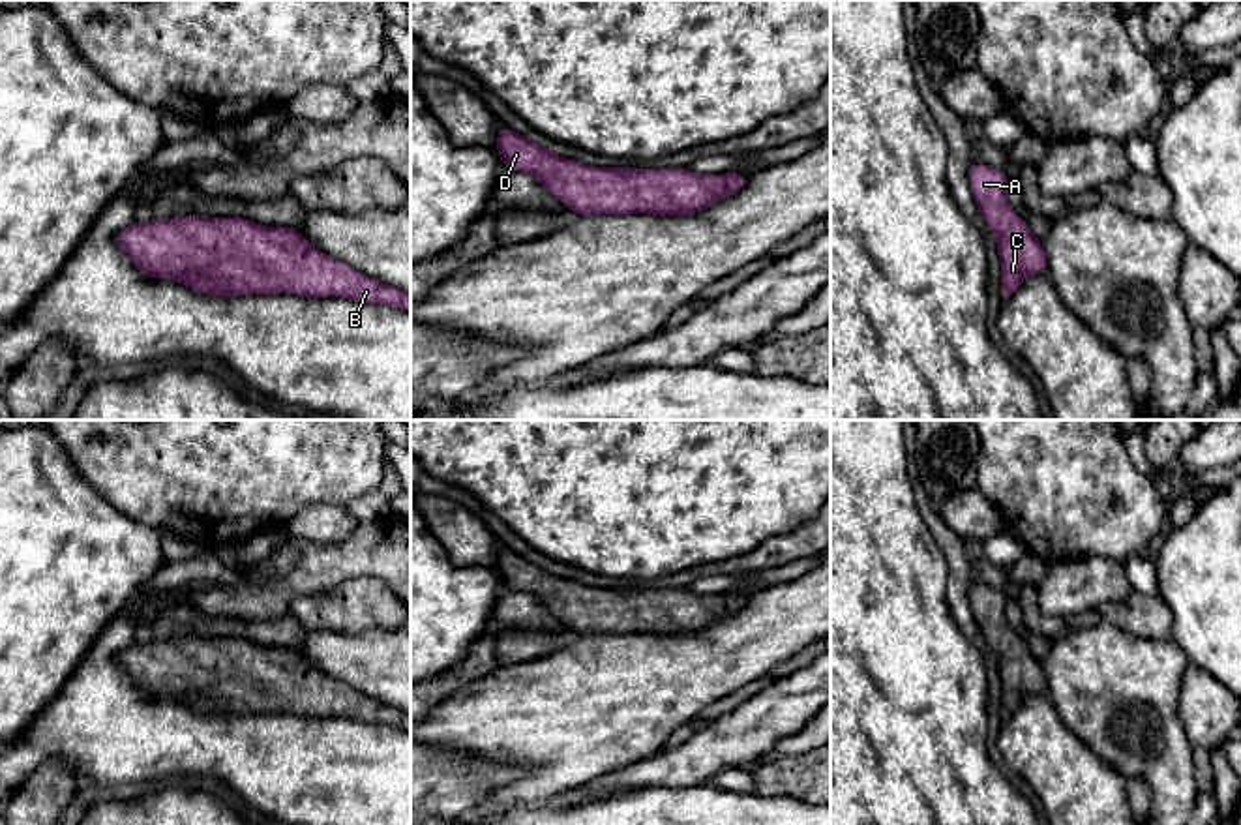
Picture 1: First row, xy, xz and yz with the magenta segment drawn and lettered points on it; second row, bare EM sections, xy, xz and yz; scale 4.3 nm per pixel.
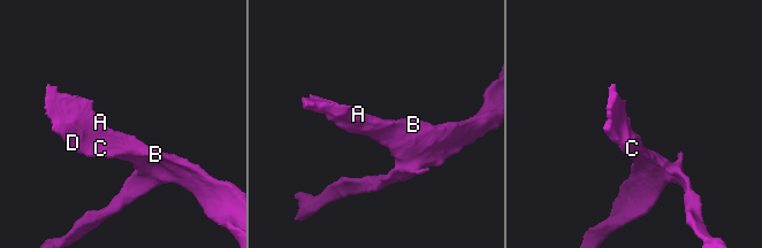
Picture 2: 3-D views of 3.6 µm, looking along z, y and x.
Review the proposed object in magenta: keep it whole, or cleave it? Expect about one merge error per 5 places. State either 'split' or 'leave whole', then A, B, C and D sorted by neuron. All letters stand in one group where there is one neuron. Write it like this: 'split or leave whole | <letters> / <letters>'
leave whole | A B C D

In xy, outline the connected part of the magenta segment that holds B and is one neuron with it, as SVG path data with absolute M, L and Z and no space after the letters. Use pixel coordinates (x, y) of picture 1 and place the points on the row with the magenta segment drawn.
M176 216L133 223L114 242L146 278L169 278L204 294L345 296L411 311L411 292L324 255L289 227Z

